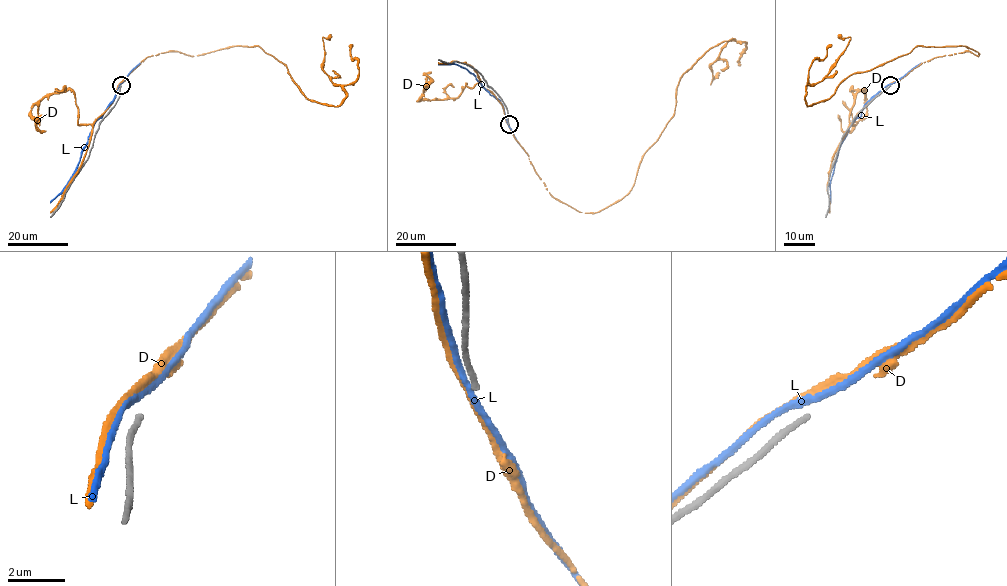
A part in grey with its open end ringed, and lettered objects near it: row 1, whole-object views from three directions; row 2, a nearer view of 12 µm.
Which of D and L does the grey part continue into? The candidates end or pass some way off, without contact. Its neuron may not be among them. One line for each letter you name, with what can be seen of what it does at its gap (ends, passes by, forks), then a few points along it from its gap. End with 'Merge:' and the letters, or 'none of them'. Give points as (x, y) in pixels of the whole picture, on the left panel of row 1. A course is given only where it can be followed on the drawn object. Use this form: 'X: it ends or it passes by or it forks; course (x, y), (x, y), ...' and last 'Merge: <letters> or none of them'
Merge: none of them

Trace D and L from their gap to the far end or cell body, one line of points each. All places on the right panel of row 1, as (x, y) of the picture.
D: (891, 84), (933, 58), (978, 53), (916, 46), (807, 106), (807, 85), (850, 38), (838, 34)
L: (891, 84), (865, 105), (860, 116), (850, 125), (834, 165), (831, 203)

